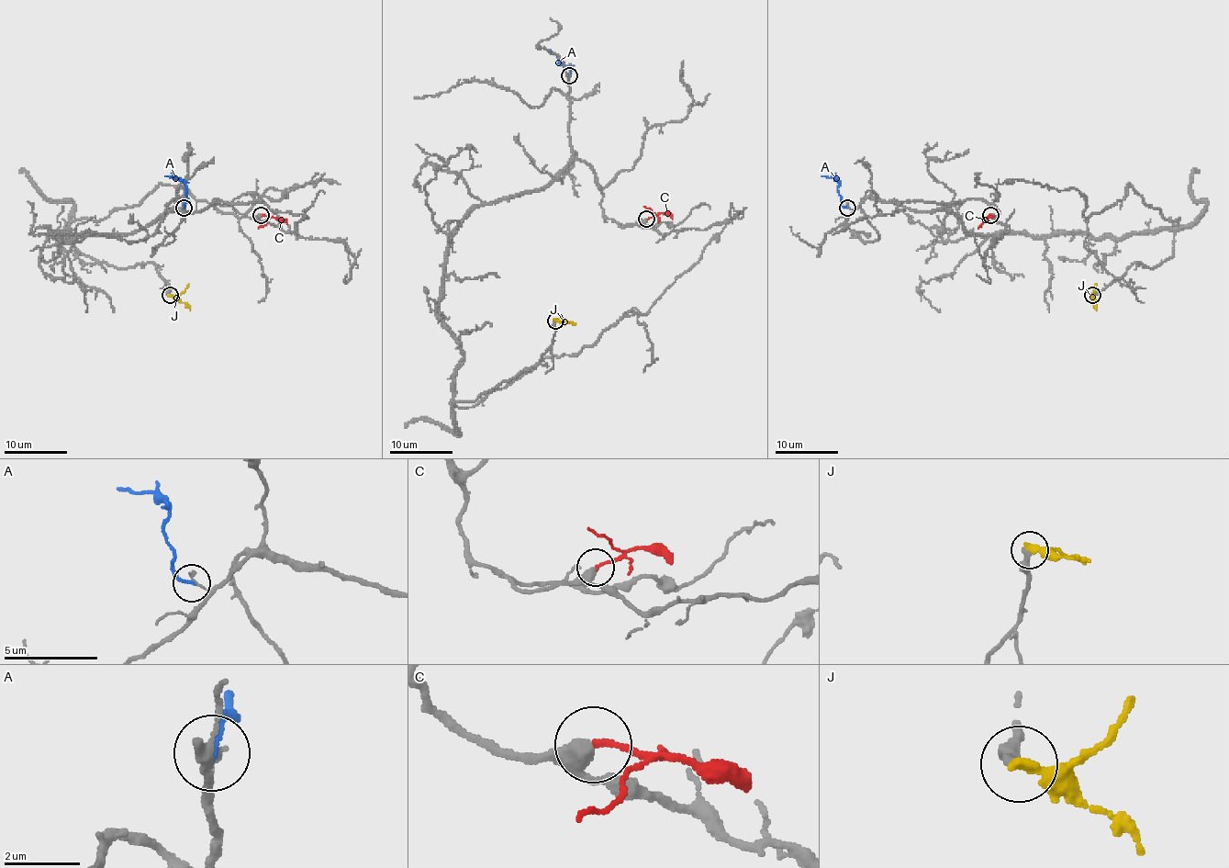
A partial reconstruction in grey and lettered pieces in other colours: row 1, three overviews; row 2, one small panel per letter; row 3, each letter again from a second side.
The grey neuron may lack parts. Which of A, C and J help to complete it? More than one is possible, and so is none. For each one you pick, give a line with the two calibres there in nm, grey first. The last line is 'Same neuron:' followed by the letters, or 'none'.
Same neuron: none

